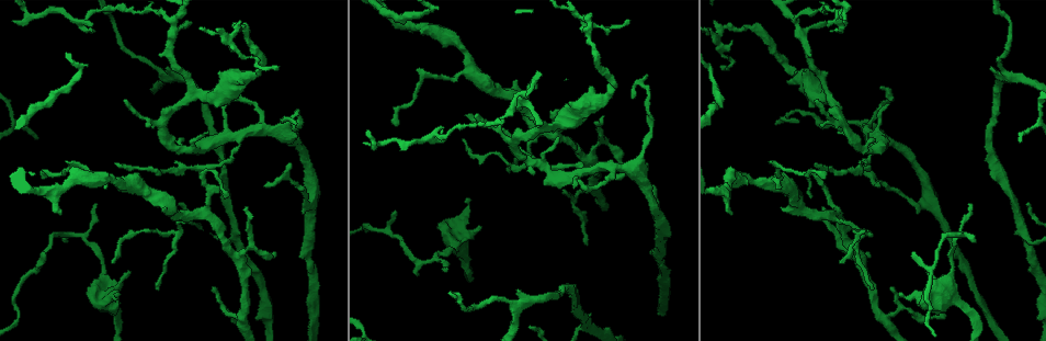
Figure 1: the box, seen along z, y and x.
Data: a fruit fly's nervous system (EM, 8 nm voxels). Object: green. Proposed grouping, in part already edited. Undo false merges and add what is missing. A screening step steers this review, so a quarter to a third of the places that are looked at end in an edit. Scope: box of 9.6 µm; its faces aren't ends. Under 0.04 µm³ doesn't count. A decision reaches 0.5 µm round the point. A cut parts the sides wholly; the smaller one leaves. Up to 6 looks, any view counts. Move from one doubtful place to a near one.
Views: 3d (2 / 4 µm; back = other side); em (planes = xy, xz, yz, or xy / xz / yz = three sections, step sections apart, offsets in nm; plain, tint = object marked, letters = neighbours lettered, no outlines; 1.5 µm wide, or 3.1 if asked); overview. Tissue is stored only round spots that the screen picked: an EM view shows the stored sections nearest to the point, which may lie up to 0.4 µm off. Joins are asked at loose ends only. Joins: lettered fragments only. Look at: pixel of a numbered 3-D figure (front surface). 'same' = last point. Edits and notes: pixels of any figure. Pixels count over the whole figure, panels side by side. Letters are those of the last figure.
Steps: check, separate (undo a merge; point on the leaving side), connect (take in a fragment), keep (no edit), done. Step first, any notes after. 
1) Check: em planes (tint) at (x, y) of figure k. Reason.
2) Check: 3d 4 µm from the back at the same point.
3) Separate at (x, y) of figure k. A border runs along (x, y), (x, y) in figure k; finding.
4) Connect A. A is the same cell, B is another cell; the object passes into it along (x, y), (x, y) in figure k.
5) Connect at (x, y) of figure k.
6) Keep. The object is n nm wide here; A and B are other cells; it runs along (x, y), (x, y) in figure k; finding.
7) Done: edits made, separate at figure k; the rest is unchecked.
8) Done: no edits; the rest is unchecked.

Check: em xy step 4 (tint) at (17, 319) of figure 1. Sharp bend.

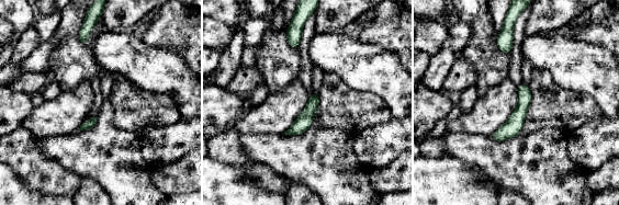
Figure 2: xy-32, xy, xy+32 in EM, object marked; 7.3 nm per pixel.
Check: em planes (letters) at the same point. Cut it another way.

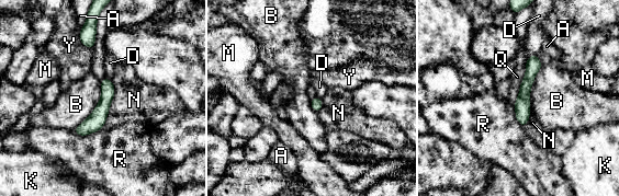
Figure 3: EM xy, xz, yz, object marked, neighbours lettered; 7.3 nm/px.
Keep. A, B, D, K, M, N, Q, R and Y are other cells; it runs along (533, 57), (525, 87), (522, 122) in figure 3; all the same cell.

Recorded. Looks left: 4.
Check: 3d 4 µm at (967, 308) of figure 1. Thick turns thin.

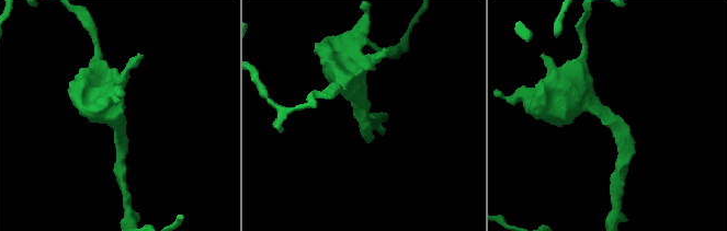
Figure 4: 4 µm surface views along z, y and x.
Check: em xy step 8 (letters) at (364, 115) of figure 4. The arms are 190, 550 nm wide.

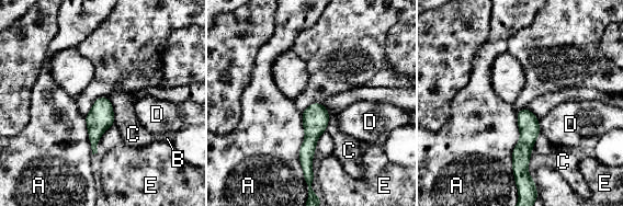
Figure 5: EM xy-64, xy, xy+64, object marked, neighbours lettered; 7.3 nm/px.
Keep. The object is 190 nm wide here; A, B, C, D and E are other cells; a border runs along (108, 98), (112, 106), (114, 124) in figure 5; one cell here.

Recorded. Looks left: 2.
Done: no edits; the rest is unchecked.

